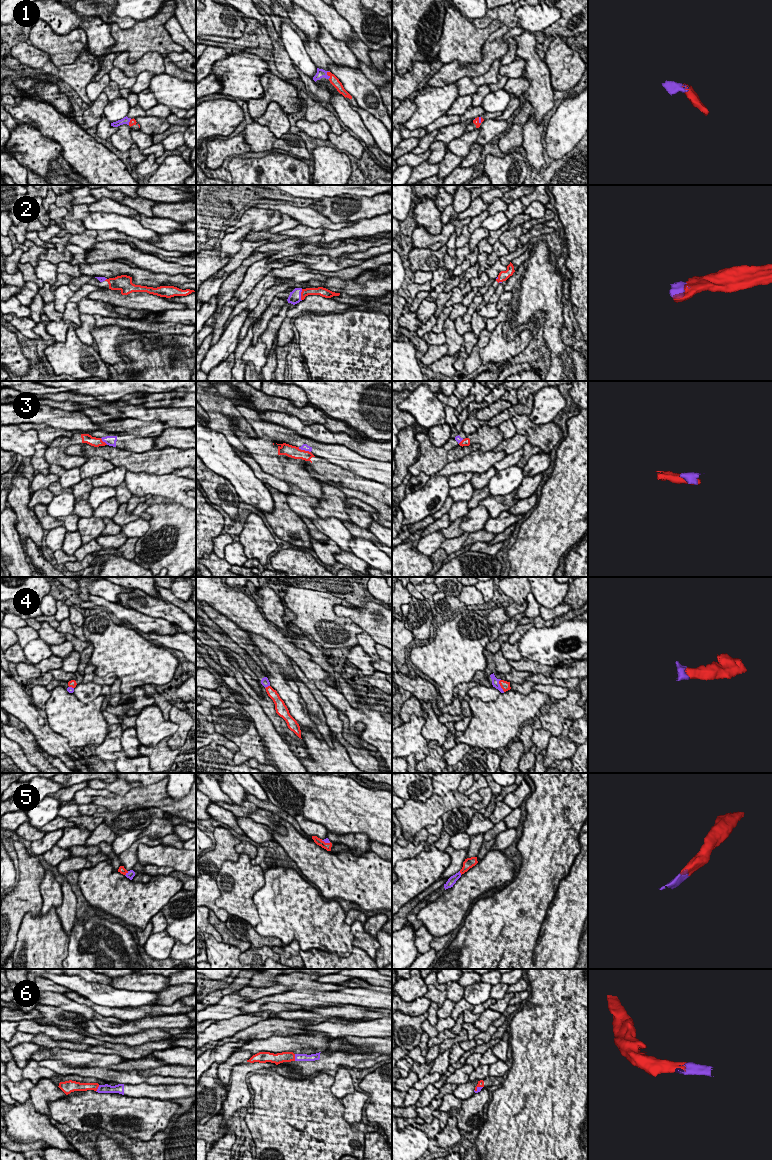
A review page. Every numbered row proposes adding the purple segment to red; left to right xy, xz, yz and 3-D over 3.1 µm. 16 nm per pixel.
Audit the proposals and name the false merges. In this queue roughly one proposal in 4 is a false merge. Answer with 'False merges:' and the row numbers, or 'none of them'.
False merges: 3

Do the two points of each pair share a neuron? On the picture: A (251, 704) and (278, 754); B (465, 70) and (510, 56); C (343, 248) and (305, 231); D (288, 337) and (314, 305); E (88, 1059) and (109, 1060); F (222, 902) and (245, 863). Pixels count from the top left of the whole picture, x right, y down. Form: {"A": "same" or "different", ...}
{"A": "same", "B": "different", "C": "different", "D": "same", "E": "same", "F": "same"}

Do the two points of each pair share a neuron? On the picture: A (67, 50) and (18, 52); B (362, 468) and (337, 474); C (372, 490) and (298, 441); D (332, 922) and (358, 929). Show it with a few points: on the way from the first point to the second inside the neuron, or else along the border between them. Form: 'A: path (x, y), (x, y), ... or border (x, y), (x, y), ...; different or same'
A: border (28, 42), (45, 51), (53, 62); different
B: border (329, 462), (364, 477); different
C: border (287, 443), (298, 447); different
D: border (350, 926), (353, 945); different

